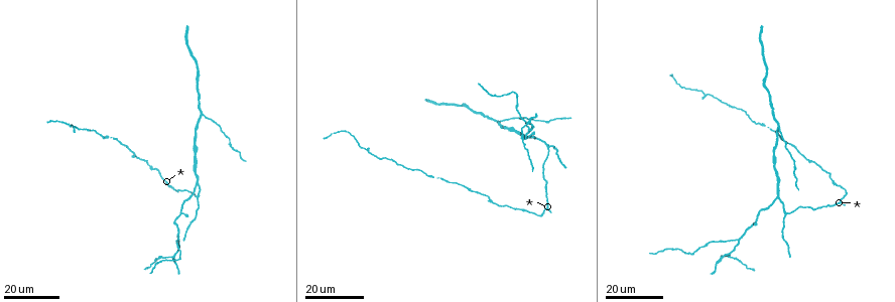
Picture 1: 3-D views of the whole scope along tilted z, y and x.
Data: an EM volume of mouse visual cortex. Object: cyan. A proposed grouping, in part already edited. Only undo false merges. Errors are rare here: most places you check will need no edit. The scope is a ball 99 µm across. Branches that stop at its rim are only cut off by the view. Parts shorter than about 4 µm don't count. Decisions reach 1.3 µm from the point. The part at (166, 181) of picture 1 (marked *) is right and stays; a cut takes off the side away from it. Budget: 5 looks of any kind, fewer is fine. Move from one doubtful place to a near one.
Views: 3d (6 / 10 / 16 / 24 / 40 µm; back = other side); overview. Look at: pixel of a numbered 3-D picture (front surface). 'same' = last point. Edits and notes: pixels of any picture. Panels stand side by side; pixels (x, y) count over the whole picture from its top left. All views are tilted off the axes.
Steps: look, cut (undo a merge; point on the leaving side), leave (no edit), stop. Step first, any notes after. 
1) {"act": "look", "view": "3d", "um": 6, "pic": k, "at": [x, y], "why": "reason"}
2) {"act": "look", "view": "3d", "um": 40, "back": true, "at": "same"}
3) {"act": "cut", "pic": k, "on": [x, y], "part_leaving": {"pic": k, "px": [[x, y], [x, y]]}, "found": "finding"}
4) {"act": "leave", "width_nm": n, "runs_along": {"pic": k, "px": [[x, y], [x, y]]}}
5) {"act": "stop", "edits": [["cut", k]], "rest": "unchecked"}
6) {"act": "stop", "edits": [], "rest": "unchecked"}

{"act": "look", "view": "3d", "um": 16, "pic": 1, "at": [784, 212], "why": "a fork"}

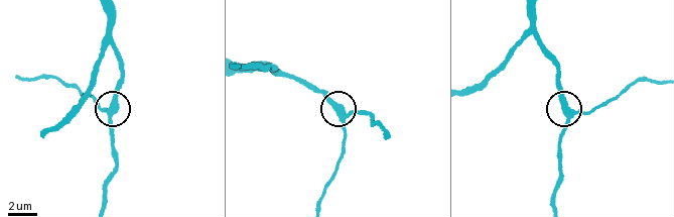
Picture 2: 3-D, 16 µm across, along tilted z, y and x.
{"act": "look", "view": "3d", "um": 10, "pic": 2, "at": [341, 113]}

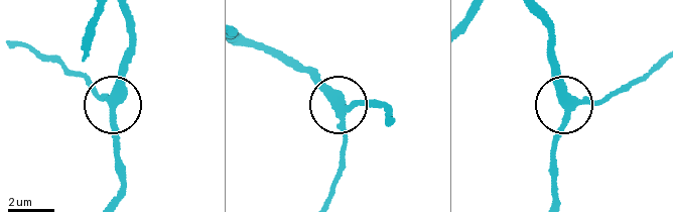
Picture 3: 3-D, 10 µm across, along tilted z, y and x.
{"act": "leave", "width_nm": 340, "found": "continuous, no second neuron"}

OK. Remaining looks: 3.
{"act": "look", "view": "3d", "um": 24, "pic": 1, "at": [777, 195], "why": "a fork"}

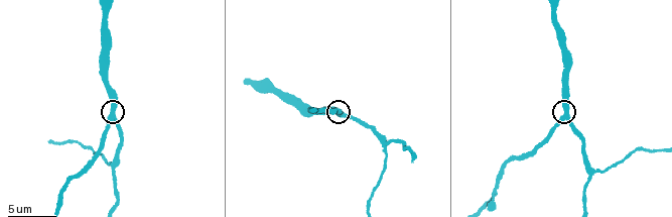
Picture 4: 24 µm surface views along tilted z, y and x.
{"act": "look", "view": "3d", "um": 6, "pic": 4, "at": [111, 114]}

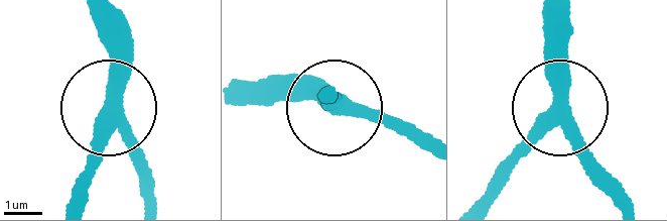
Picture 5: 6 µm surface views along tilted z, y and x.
{"act": "leave", "arms": 3, "runs_along": {"pic": 5, "px": [[141, 196], [134, 147], [108, 114], [71, 194]]}, "found": "continuous, no second neuron"}

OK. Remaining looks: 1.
{"act": "stop", "edits": [], "rest": "unchecked"}

